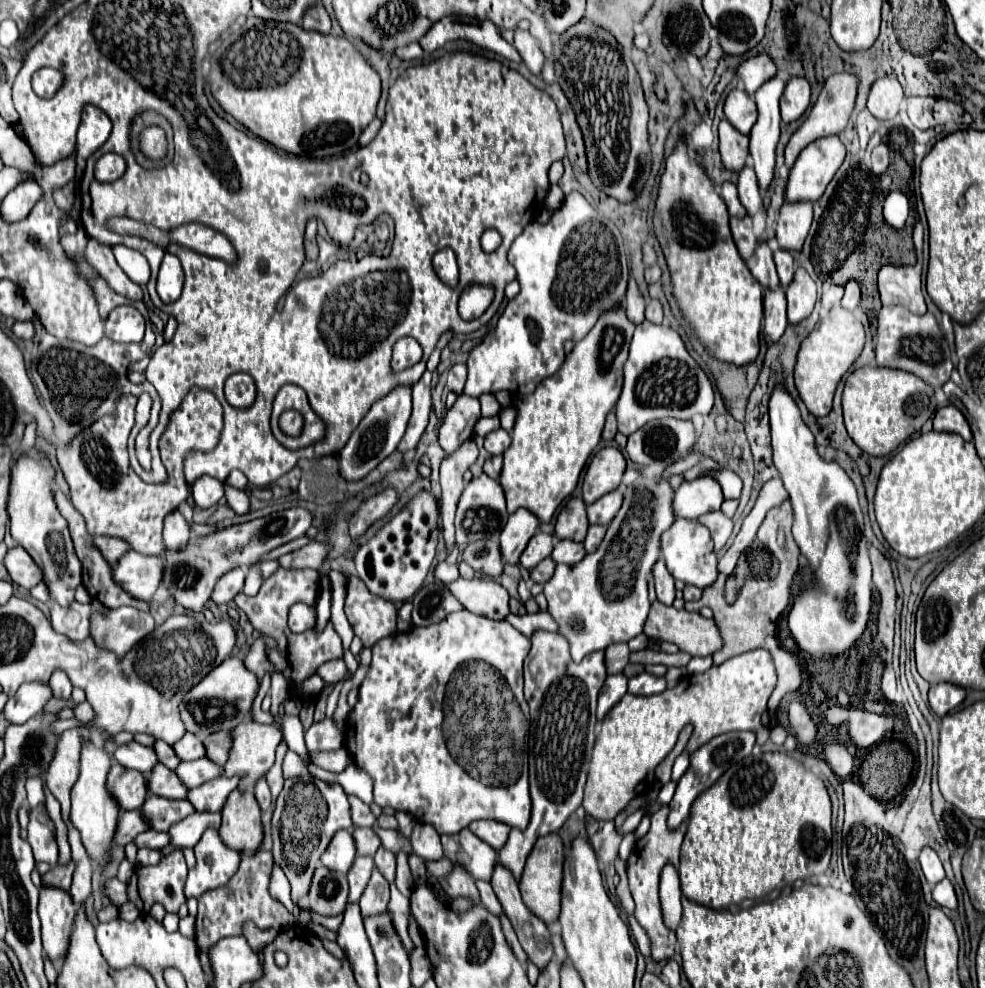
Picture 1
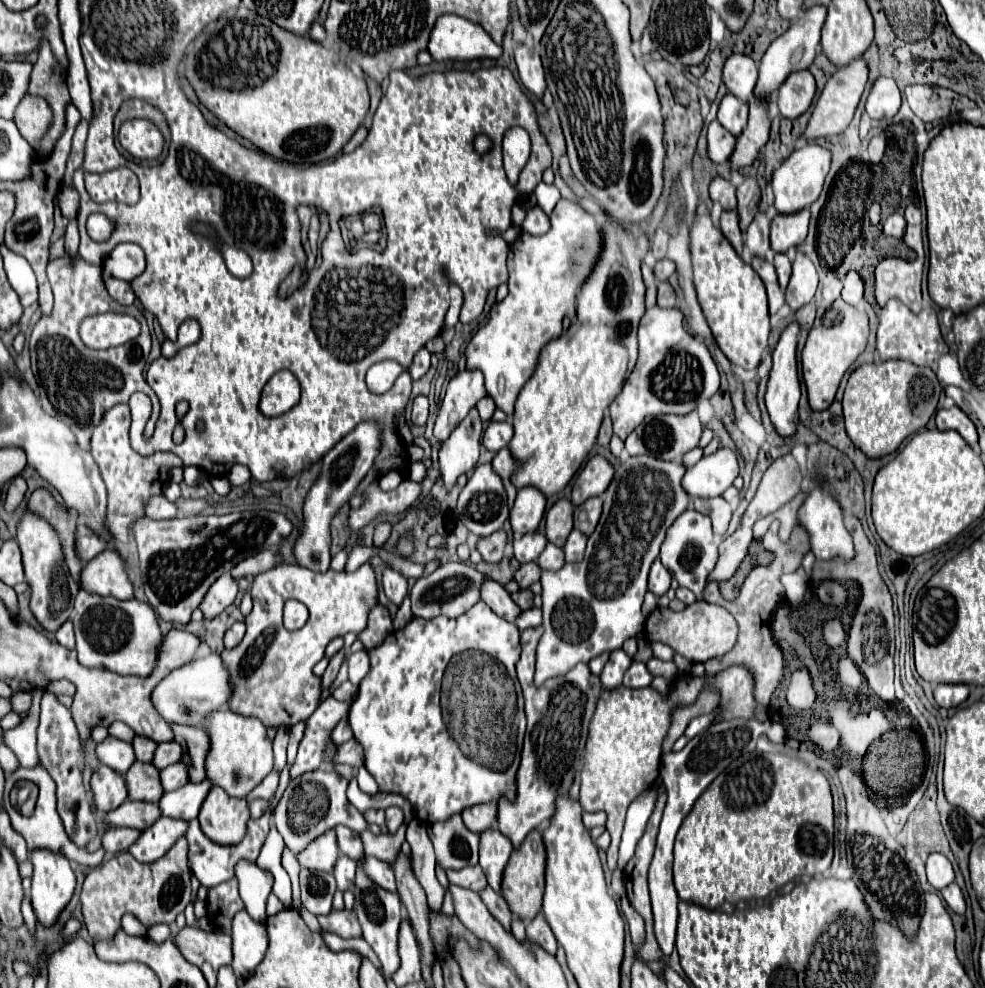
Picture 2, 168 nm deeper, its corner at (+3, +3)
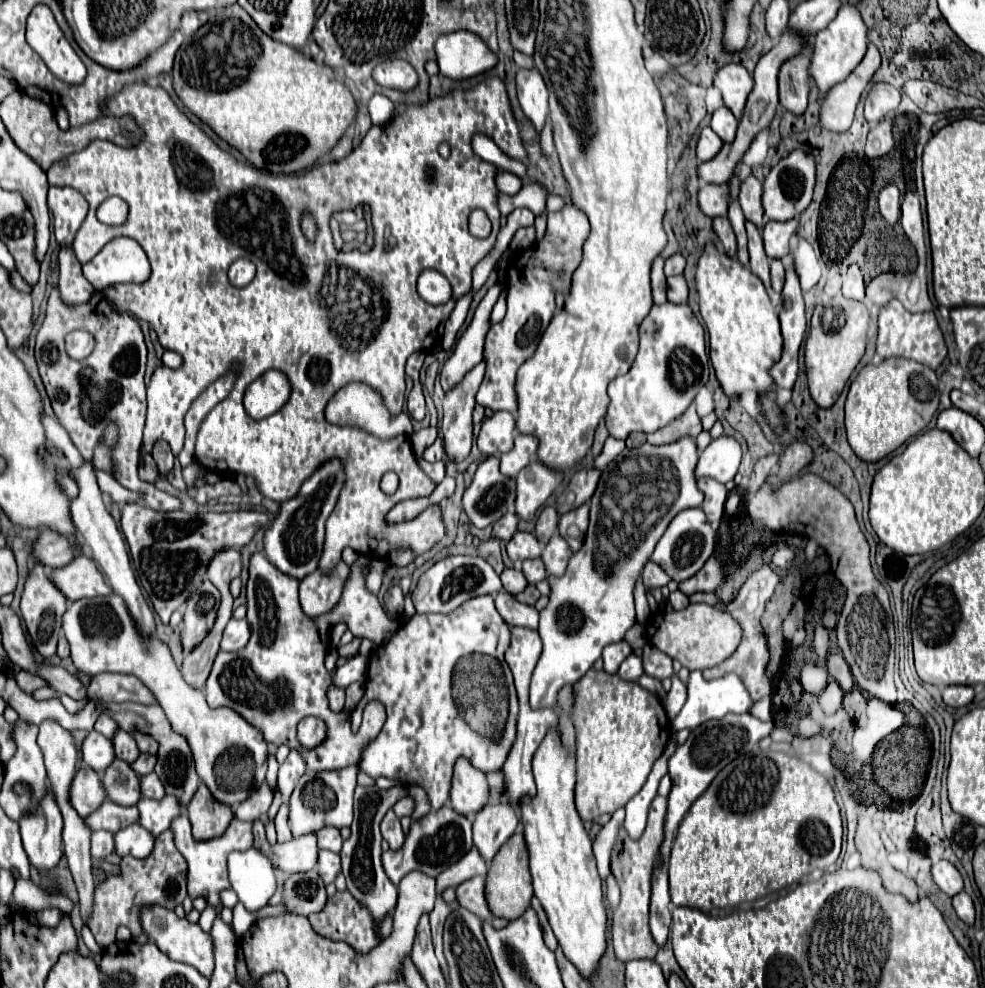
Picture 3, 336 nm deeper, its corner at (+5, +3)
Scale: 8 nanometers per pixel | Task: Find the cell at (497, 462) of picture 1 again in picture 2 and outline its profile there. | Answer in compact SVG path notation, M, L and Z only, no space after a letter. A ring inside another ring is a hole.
M508 447L500 449L500 451L494 455L494 459L492 459L492 469L494 469L494 471L500 475L500 477L502 477L502 481L507 493L508 506L511 509L517 495L517 489L514 487L514 485L512 485L510 475L514 473L516 463L514 463L514 459L510 457Z

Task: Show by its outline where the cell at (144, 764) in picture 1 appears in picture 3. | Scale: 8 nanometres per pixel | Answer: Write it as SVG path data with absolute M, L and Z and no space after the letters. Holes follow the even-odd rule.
M90 731L88 737L84 739L82 747L82 761L94 769L98 775L104 773L104 769L114 761L114 749L112 749L112 741L106 739L104 735L100 735L98 731Z

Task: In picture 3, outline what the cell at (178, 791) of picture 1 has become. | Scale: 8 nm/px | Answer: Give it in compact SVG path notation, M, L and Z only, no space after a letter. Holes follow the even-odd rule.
M116 759L106 767L102 787L108 799L118 805L136 805L140 801L140 777L122 759Z

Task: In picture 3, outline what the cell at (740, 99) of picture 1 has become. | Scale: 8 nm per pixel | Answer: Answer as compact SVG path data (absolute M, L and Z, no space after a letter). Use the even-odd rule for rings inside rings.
M720 107L718 111L714 111L710 127L712 127L712 131L714 131L724 143L730 143L730 141L734 141L736 127L738 127L738 119L732 115L730 109Z

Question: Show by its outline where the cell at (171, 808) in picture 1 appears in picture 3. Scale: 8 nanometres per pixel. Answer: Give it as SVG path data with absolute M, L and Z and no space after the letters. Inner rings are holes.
M106 799L92 815L86 817L86 825L92 831L104 829L104 831L112 831L118 833L120 829L126 829L128 825L138 821L138 809L136 807L122 807L112 803L110 799Z

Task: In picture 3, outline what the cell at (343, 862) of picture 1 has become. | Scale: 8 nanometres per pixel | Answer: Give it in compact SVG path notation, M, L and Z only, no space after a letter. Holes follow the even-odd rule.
M254 821L254 847L262 851L274 869L280 869L288 875L310 871L316 867L318 859L318 847L316 847L316 835L302 835L291 841L274 845L268 843L262 821Z

